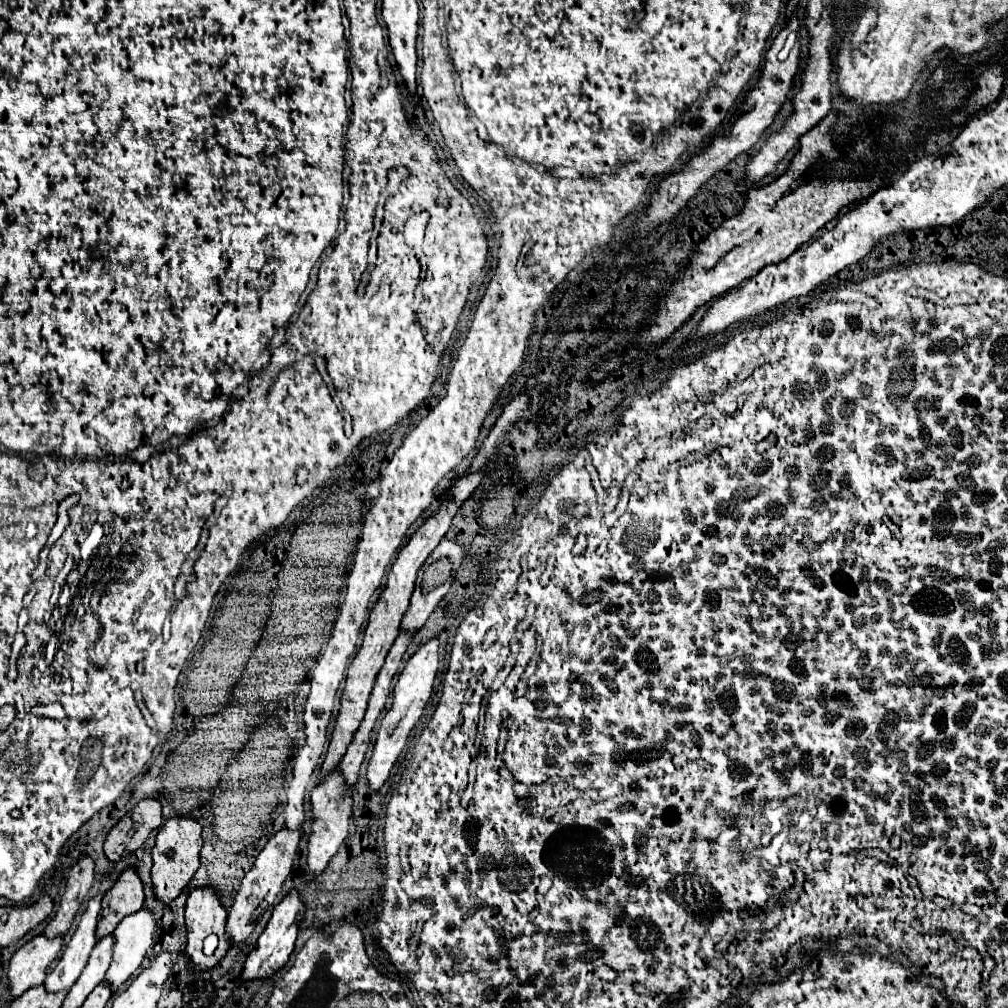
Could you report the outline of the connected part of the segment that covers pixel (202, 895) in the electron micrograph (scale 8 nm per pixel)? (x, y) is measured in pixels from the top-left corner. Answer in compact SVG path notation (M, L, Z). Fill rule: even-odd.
M195 888L191 890L189 898L187 898L187 908L185 908L185 924L187 924L187 946L185 946L185 954L187 958L191 958L191 970L211 970L217 966L217 962L225 956L225 952L231 948L231 940L225 932L225 922L227 922L227 910L223 908L223 904L219 902L219 892L217 888ZM209 934L217 934L219 936L219 948L213 952L213 956L205 956L201 952L203 940Z

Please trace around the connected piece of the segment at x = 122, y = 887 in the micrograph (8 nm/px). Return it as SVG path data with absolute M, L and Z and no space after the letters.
M127 868L119 876L115 886L103 896L103 908L107 908L109 914L97 926L97 932L95 932L97 940L111 934L127 914L133 914L135 910L143 908L143 900L145 900L143 882L139 880L133 868Z

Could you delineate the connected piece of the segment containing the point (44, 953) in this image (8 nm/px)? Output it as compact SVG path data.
M41 934L13 954L7 970L9 994L13 1000L29 990L29 986L41 986L45 982L45 970L57 958L61 944L63 938L49 940L45 934Z

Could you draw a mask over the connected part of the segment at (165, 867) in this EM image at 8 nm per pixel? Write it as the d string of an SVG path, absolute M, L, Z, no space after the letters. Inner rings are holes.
M169 818L157 838L155 838L155 846L151 850L153 856L153 866L151 866L151 882L153 882L153 894L155 898L169 906L181 892L183 888L189 884L189 880L193 878L193 874L199 868L199 852L201 852L203 840L201 840L201 824L193 818Z

